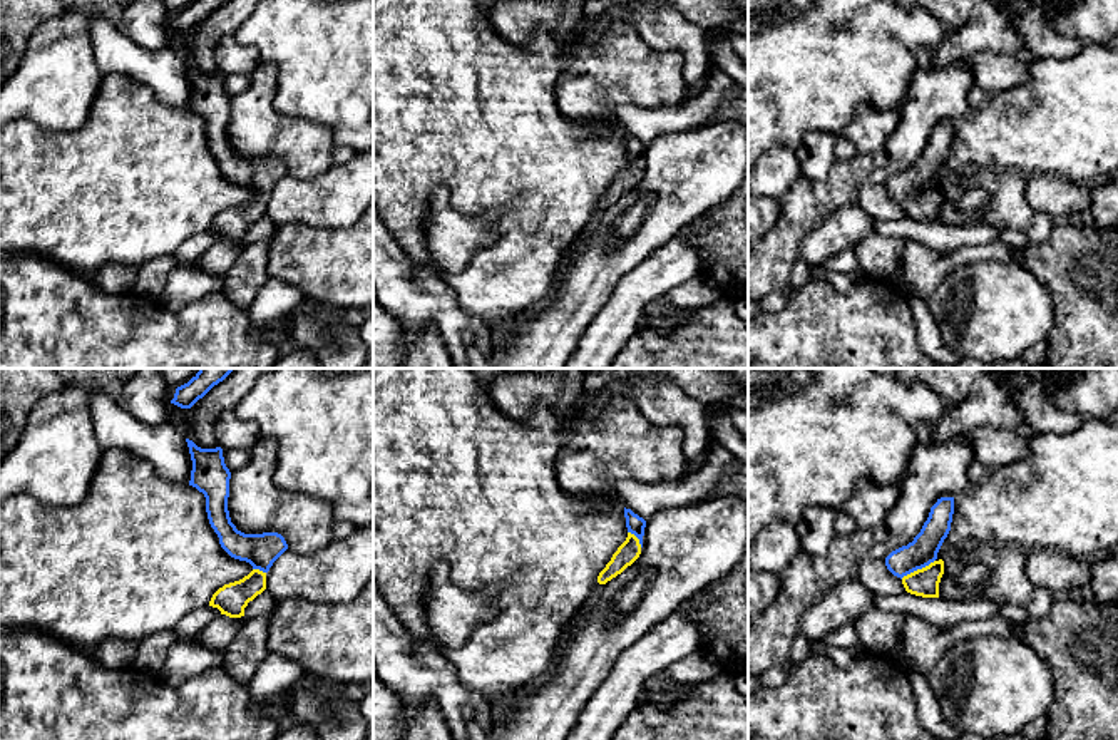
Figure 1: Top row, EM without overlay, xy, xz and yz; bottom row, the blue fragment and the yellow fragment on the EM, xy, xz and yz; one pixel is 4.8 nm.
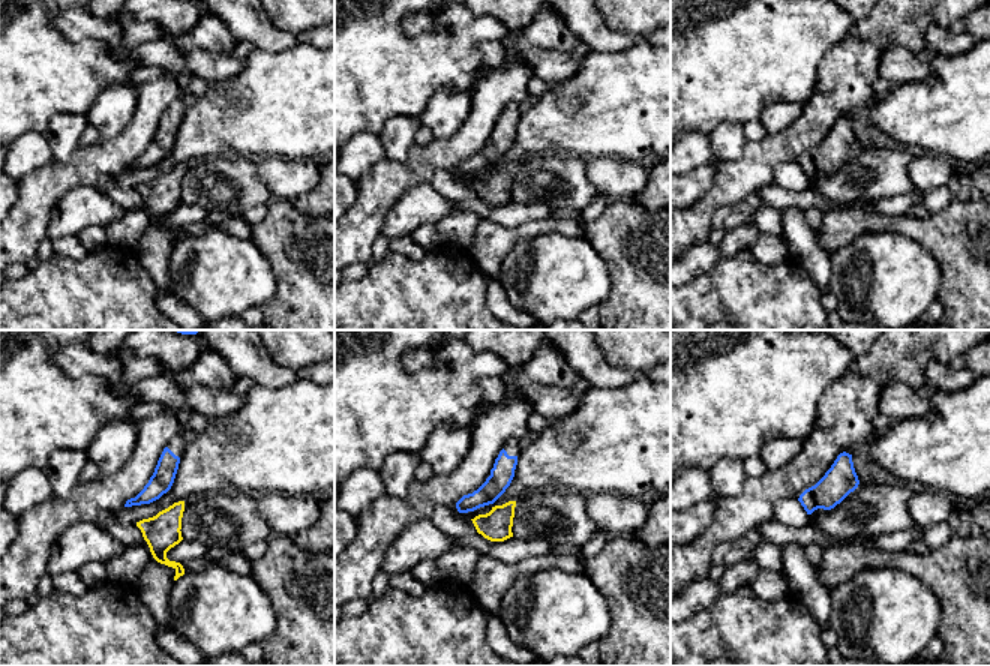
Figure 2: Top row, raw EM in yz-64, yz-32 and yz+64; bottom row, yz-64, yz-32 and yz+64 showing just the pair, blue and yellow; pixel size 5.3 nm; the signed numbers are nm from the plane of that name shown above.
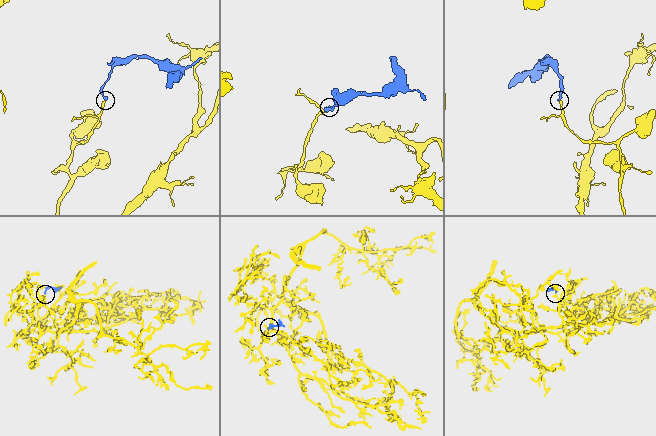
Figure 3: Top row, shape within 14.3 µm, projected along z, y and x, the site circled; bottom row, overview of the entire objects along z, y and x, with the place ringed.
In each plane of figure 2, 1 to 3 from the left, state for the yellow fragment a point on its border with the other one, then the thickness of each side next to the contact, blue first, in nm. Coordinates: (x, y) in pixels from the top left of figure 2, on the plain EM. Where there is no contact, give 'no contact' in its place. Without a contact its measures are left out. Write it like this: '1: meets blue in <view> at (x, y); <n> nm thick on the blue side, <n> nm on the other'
1: no contact
2: no contact
3: no contact

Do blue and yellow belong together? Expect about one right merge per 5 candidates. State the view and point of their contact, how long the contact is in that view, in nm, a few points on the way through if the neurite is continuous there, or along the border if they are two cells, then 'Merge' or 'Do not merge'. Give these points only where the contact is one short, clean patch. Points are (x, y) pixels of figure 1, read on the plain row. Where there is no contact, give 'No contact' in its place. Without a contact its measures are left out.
Touches blue at yz (917, 193). Shared border 190 nm. Path across: yz (923, 176), (917, 183), (917, 193), (924, 206). Merge

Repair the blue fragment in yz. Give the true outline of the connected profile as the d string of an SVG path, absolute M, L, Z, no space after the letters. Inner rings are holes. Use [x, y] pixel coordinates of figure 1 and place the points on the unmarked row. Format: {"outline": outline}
{"outline": "M954 122L937 124L914 166L885 182L887 194L902 204L907 218L939 223L944 186L937 177L951 156L952 139Z"}

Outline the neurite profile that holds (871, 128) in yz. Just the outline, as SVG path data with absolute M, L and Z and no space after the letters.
M860 105L842 136L845 136L860 154L880 151L892 137L900 121L900 109L875 109Z

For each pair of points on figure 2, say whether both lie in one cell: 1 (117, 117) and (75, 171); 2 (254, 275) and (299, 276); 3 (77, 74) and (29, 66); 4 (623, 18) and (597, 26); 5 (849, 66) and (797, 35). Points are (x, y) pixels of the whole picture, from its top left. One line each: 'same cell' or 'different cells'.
1: different cells
2: different cells
3: same cell
4: different cells
5: different cells

